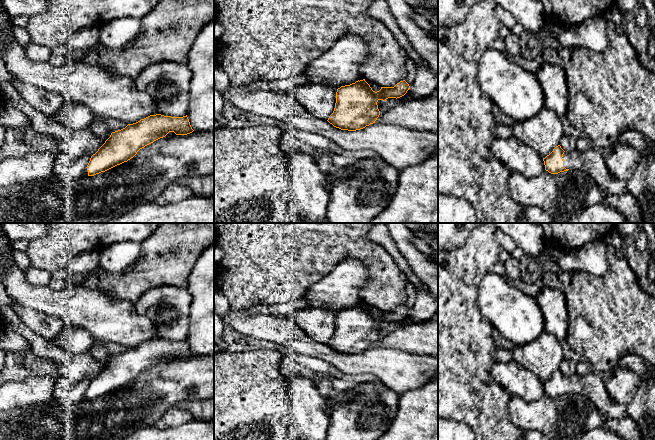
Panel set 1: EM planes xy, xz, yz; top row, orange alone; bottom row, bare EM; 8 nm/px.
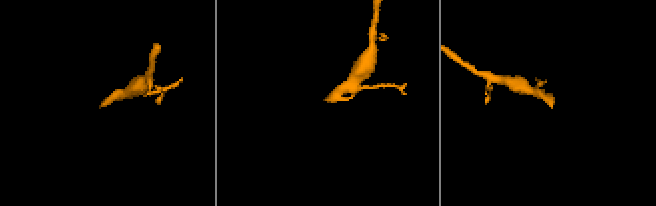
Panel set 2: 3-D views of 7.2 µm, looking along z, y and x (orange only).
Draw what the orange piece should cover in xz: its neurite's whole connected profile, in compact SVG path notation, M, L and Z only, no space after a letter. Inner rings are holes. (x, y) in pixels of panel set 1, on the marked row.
M363 80L341 86L336 92L336 103L328 122L341 130L356 131L375 123L380 115L377 102L388 98L400 98L409 90L403 80L394 87L381 87L377 92Z

